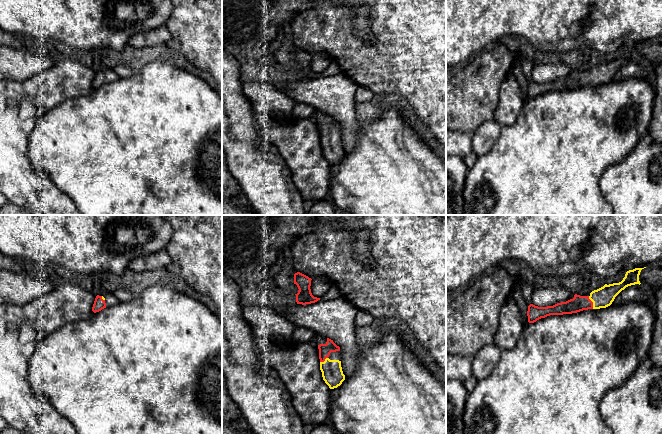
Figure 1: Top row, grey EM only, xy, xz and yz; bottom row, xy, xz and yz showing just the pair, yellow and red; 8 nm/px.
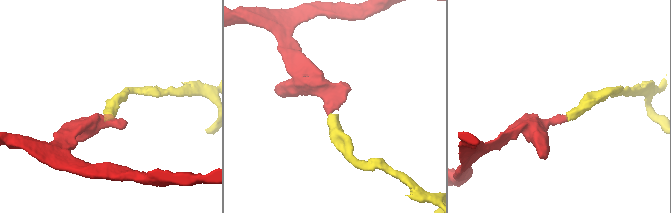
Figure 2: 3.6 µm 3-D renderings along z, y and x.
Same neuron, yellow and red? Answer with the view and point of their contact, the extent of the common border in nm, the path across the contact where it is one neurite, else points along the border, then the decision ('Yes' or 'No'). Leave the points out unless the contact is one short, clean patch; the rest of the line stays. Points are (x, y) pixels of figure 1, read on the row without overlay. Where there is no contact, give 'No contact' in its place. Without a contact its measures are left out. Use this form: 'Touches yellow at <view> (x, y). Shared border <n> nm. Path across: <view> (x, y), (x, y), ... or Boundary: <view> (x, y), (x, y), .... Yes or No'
Touches yellow at yz (592, 77). Shared border 110 nm. Path across: yz (603, 73), (592, 77), (579, 79). Yes

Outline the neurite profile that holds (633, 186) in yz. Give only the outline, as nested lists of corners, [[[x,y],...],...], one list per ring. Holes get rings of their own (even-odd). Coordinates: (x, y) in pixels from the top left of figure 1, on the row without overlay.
[[[646,131],[624,160],[607,167],[601,175],[599,187],[612,206],[613,215],[658,215],[662,210],[662,143],[655,143]]]

